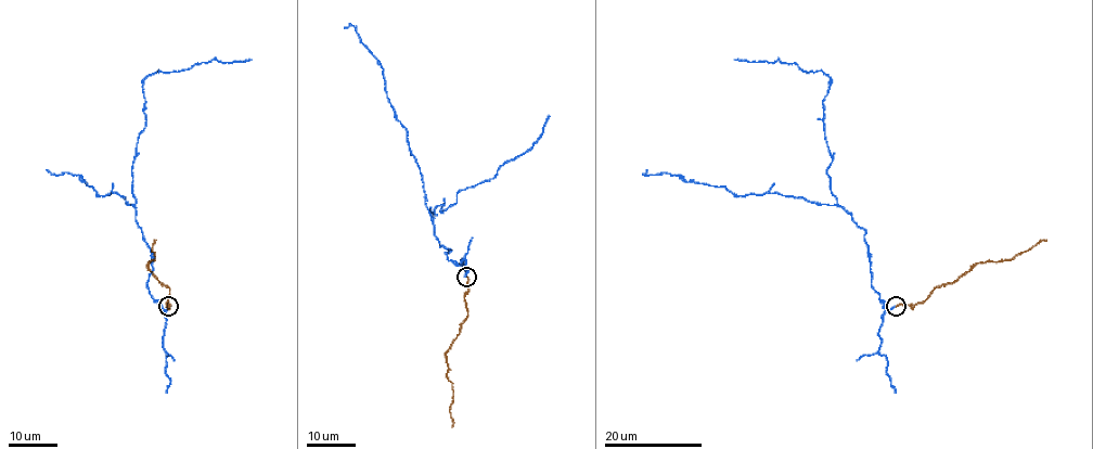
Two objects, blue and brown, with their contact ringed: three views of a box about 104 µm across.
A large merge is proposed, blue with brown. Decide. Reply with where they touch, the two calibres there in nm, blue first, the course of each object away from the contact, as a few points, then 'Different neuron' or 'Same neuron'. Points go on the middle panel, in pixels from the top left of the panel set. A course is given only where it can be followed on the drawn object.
Place: (466, 277). Thickness 200 nm (blue) against 180 nm. Course of blue: (466, 276), (439, 246), (429, 208), (444, 203), (445, 210), (459, 191), (524, 154), (549, 115). Course of brown: (466, 277), (467, 293), (464, 300), (467, 316), (446, 357), (447, 379), (453, 393), (449, 408), (452, 427). Same neuron

